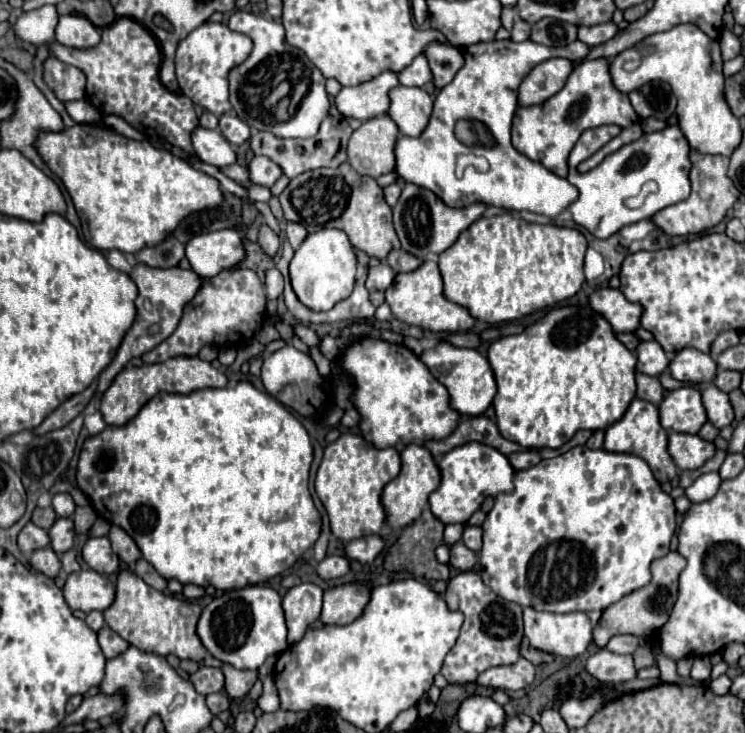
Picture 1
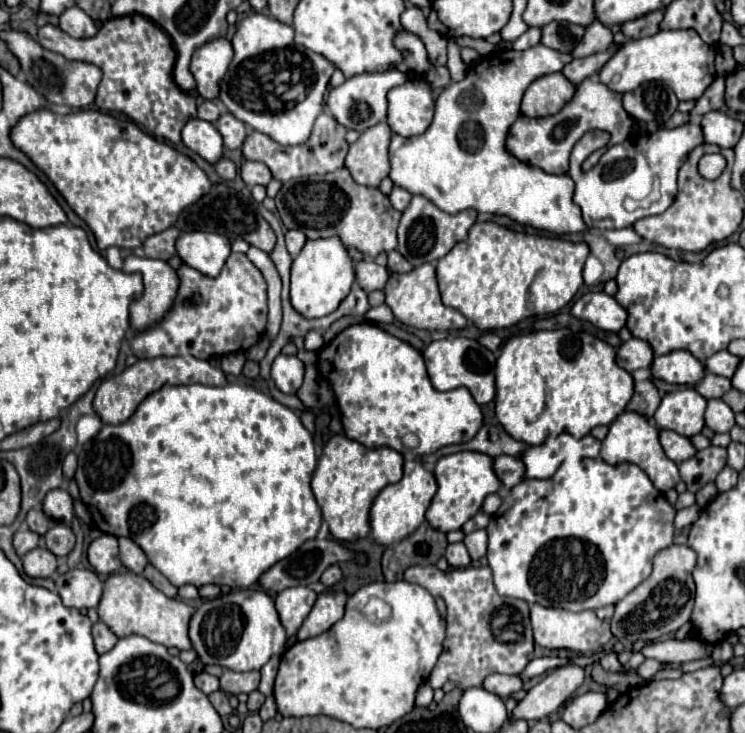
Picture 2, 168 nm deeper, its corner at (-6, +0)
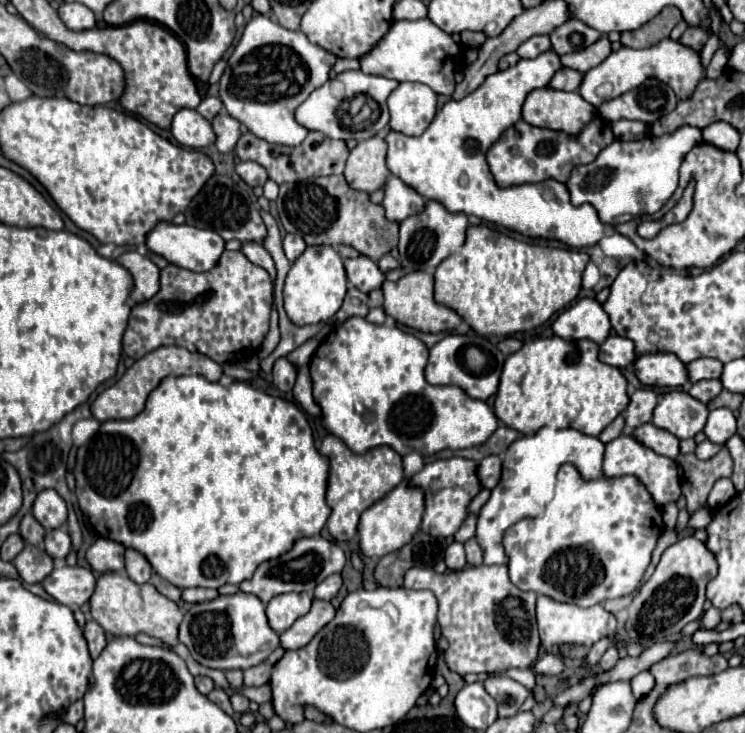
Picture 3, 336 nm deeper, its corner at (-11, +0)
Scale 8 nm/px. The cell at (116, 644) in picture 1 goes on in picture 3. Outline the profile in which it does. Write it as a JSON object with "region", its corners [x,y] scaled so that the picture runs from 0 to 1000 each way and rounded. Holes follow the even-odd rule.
{"region":[[[118,847],[118,850],[113,853],[113,869],[115,869],[115,874],[118,874],[121,894],[129,899],[129,896],[137,891],[137,885],[142,883],[142,877],[145,877],[140,858],[137,858],[129,847]]]}

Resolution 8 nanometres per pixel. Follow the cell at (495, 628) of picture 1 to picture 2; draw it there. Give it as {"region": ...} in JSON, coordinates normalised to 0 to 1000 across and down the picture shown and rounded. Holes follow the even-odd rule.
{"region":[[[584,771],[549,774],[544,779],[549,795],[570,801],[581,814],[592,814],[600,825],[600,861],[595,891],[584,905],[576,935],[595,937],[597,929],[611,929],[621,940],[640,937],[659,918],[697,921],[715,899],[715,864],[710,847],[710,825],[702,817],[675,814],[664,806],[659,774],[624,774],[589,779]]]}

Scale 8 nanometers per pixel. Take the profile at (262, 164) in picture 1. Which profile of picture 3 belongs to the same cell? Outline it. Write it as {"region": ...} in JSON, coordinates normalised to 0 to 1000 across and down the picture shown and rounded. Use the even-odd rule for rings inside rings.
{"region":[[[325,220],[317,225],[317,236],[336,252],[336,255],[346,255],[354,252],[360,247],[360,236],[352,225],[346,225],[344,220]]]}

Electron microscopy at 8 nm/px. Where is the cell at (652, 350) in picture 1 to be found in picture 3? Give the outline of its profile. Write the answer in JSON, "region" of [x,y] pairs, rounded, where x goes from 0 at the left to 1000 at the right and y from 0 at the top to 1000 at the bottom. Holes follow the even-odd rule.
{"region":[[[821,457],[805,471],[805,492],[808,495],[816,495],[816,498],[835,503],[835,501],[851,498],[854,487],[856,487],[854,473],[840,460]]]}

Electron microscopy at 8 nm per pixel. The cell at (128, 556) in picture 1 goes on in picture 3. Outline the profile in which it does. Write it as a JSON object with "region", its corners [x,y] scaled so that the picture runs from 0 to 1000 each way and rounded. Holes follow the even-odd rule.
{"region":[[[169,749],[169,779],[172,779],[174,790],[183,795],[196,795],[204,784],[204,774],[201,774],[199,763],[191,754],[185,754],[183,749]]]}

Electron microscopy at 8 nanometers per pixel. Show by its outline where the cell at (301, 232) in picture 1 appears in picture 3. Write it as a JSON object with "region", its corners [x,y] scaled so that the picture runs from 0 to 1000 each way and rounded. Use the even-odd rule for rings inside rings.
{"region":[[[387,318],[381,323],[381,345],[384,345],[384,351],[387,351],[389,359],[395,359],[397,351],[408,345],[408,340],[411,340],[411,332],[408,332],[408,326],[403,321],[389,321]]]}

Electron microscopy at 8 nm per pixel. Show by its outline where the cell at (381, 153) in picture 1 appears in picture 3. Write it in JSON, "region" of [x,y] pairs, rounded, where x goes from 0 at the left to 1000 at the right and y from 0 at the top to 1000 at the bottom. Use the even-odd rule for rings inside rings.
{"region":[[[513,184],[489,190],[470,206],[462,241],[475,258],[502,263],[515,252],[521,239],[523,233],[518,228],[518,190]]]}

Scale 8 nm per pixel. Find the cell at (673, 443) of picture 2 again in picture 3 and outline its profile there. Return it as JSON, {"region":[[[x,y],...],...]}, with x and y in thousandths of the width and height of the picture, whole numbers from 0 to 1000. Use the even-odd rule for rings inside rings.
{"region":[[[864,577],[859,583],[851,585],[851,596],[864,604],[867,610],[872,610],[875,615],[894,621],[899,626],[907,626],[913,621],[913,599],[902,591],[897,591],[894,585],[878,583],[875,577]]]}

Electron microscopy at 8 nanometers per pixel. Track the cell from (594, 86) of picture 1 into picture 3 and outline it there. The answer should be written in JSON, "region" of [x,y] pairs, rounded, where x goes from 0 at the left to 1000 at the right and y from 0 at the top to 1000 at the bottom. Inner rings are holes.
{"region":[[[797,160],[776,184],[765,184],[757,179],[741,179],[741,176],[725,176],[717,171],[709,171],[703,162],[698,162],[693,171],[682,173],[674,187],[658,201],[652,217],[658,225],[658,233],[671,255],[685,255],[695,250],[719,250],[730,244],[746,244],[746,247],[762,247],[765,233],[770,225],[795,222],[803,209],[816,201],[824,192],[824,179],[816,165],[808,160]]]}

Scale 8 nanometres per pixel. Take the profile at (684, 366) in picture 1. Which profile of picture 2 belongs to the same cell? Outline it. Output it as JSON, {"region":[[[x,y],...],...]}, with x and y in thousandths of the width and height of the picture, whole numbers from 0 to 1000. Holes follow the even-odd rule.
{"region":[[[901,479],[895,484],[885,484],[874,495],[874,512],[893,520],[893,523],[906,523],[906,525],[925,525],[933,528],[944,512],[944,495],[922,479]]]}

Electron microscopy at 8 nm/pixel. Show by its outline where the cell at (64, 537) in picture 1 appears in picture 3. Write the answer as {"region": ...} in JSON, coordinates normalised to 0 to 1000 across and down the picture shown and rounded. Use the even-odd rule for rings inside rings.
{"region":[[[89,722],[64,724],[59,733],[59,744],[70,763],[86,763],[97,749],[97,738],[94,738],[94,730]]]}

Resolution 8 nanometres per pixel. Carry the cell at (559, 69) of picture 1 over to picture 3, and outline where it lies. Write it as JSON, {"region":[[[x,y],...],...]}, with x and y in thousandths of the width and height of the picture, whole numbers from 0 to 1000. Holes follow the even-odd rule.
{"region":[[[728,119],[709,127],[701,146],[701,162],[719,173],[736,173],[744,179],[752,176],[773,184],[800,157],[797,149],[800,146],[784,138],[776,124]]]}

